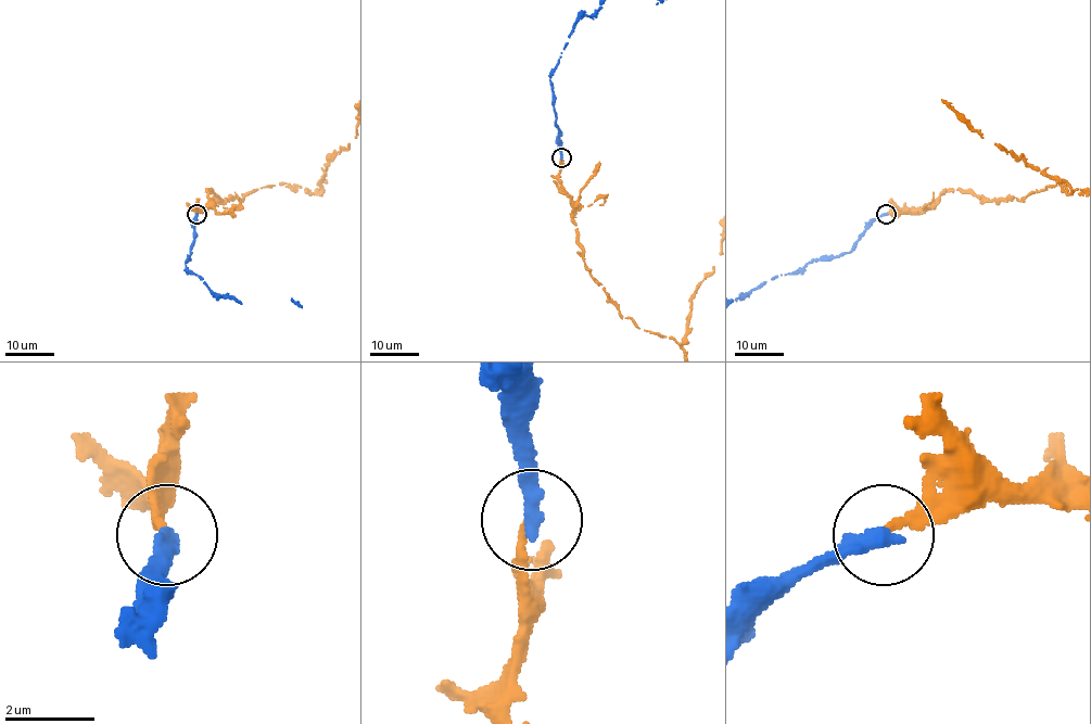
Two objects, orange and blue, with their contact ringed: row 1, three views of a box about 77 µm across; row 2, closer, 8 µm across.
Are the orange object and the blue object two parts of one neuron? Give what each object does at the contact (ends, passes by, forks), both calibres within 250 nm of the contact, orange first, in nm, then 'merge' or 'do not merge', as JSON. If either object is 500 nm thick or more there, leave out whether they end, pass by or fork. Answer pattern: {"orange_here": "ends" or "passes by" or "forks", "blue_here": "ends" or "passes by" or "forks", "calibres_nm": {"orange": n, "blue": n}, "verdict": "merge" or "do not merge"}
{"orange_here": "ends", "blue_here": "ends", "calibres_nm": {"orange": 200, "blue": 380}, "verdict": "merge"}

